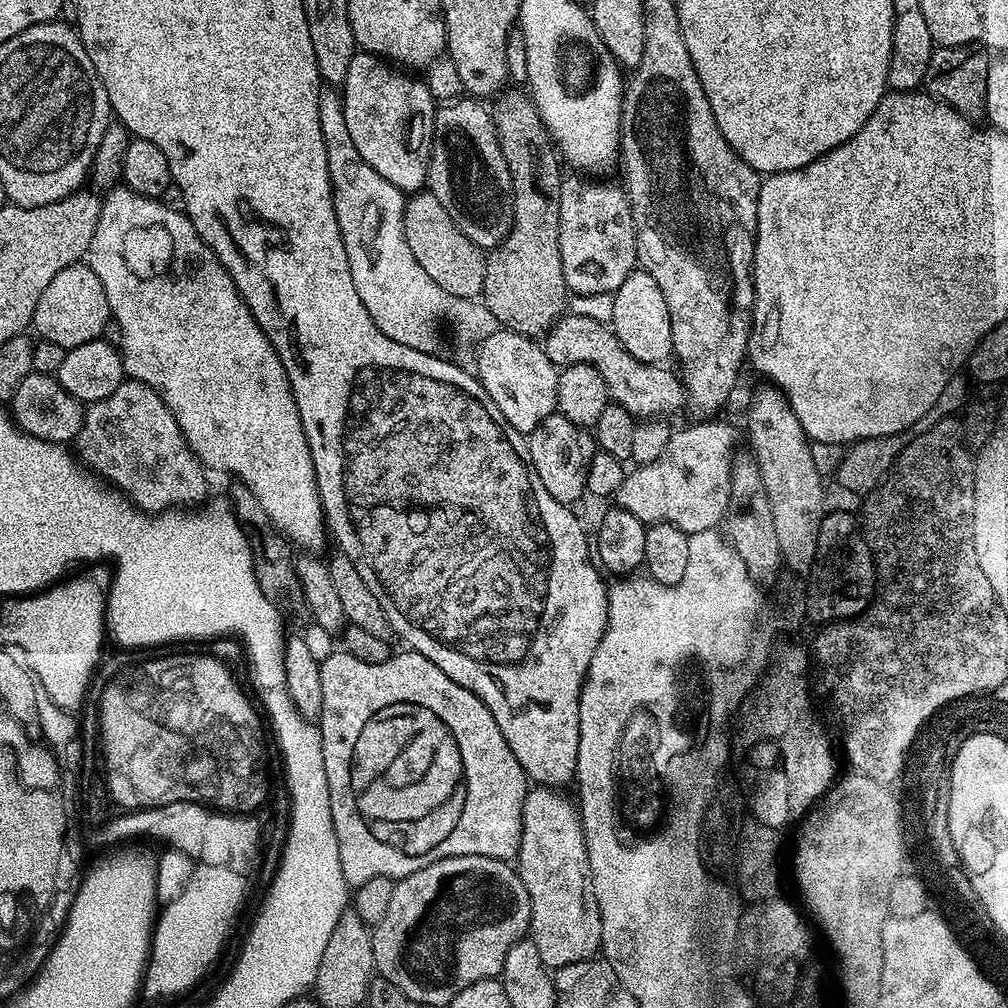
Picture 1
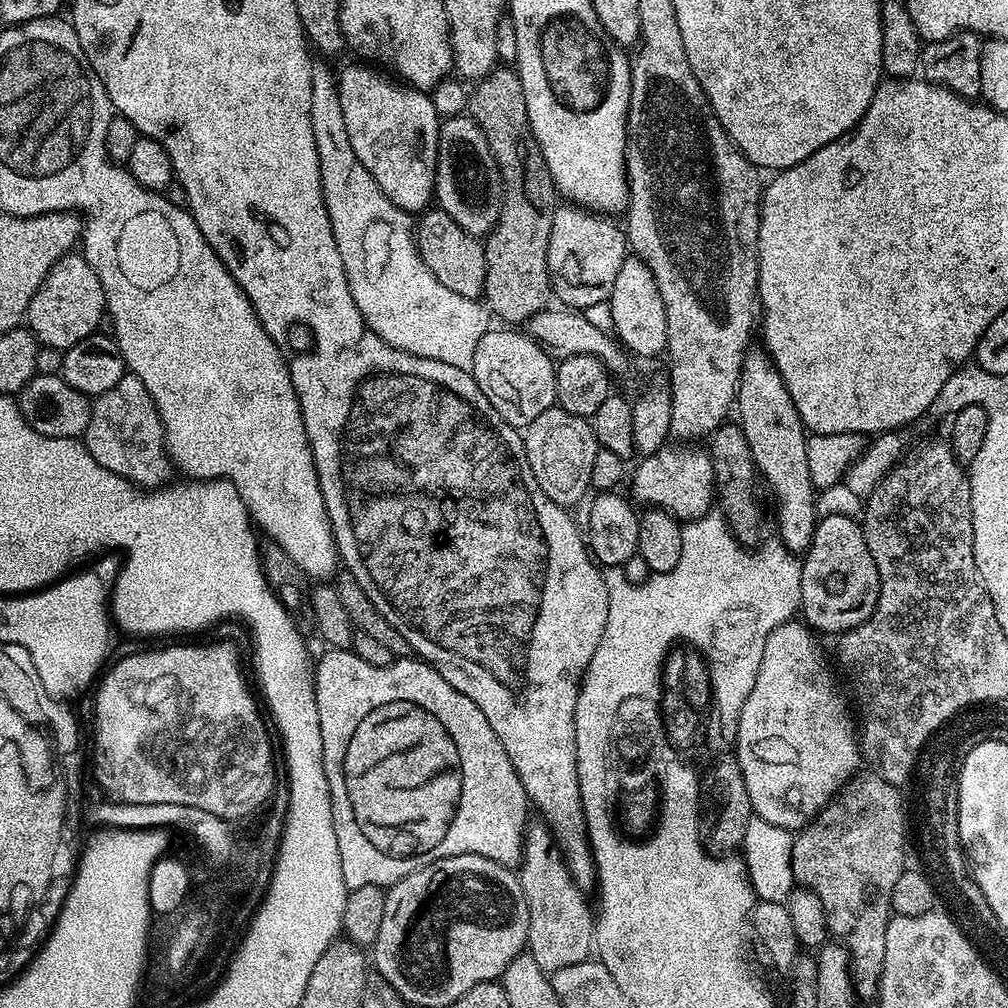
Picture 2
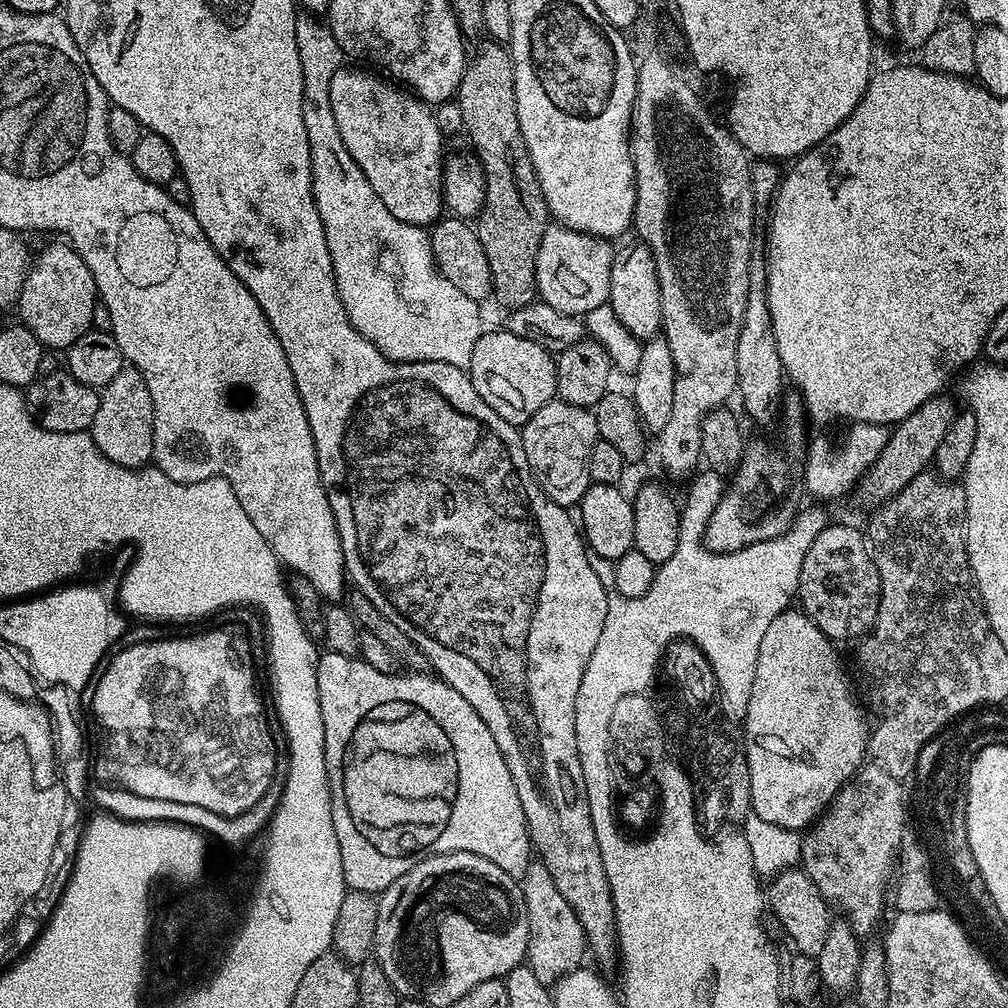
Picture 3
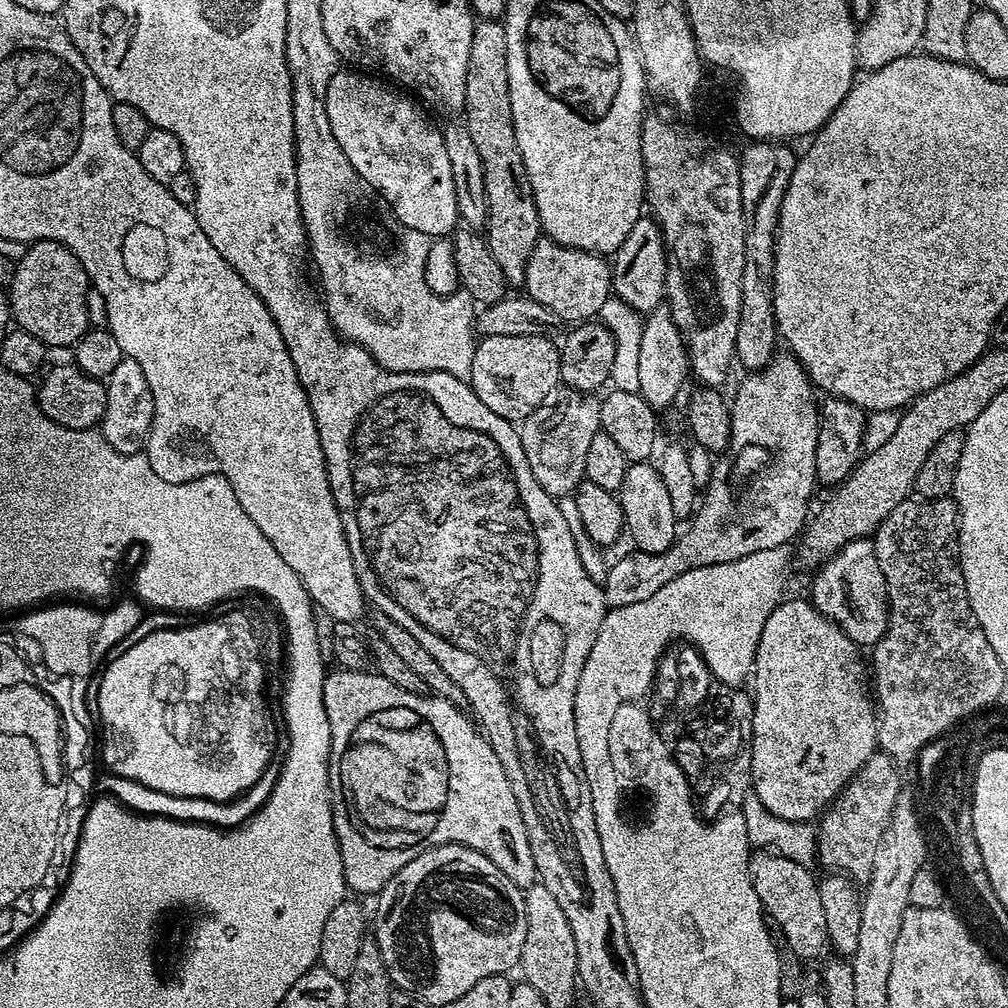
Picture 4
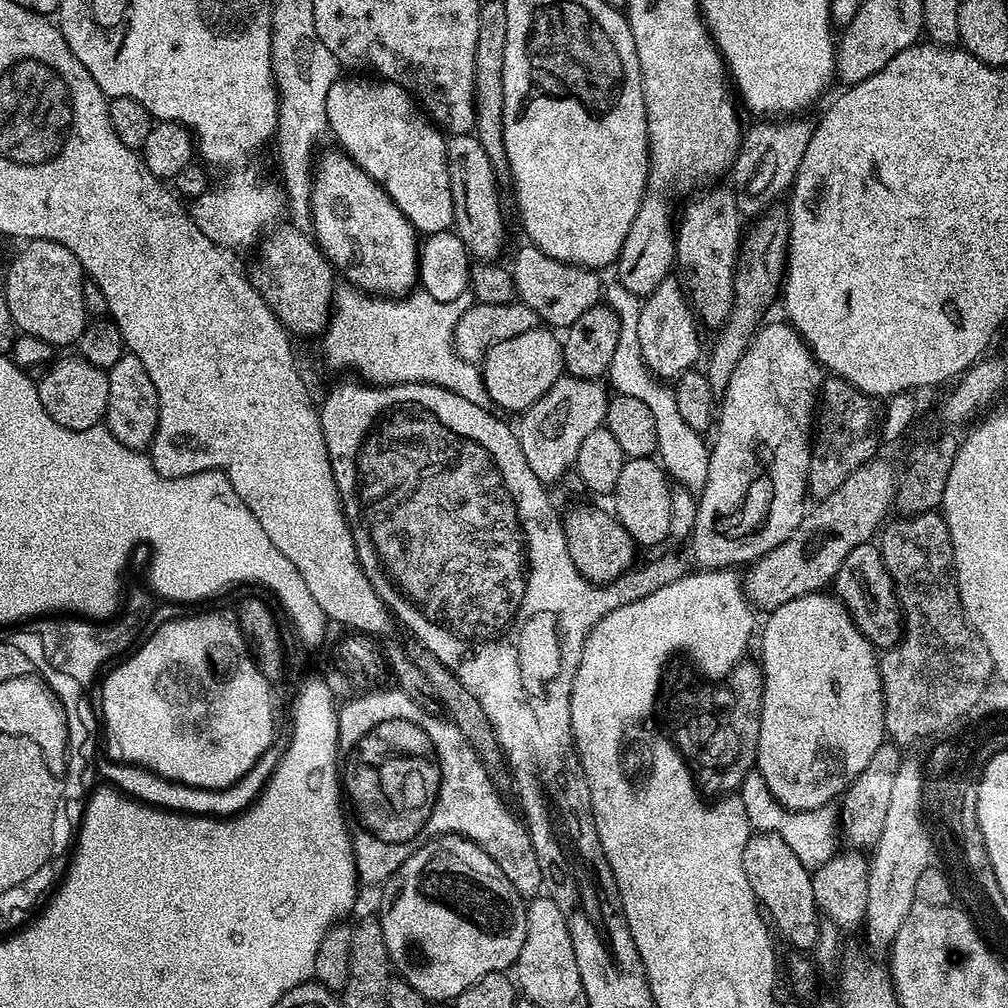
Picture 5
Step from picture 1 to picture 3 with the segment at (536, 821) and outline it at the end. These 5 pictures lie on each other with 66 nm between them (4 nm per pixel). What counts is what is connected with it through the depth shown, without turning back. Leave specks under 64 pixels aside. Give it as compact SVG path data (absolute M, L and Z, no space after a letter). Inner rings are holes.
M533 862L530 865L528 873L522 877L522 887L528 915L526 967L534 970L543 984L552 986L585 963L586 941L582 922L578 922L578 914L570 910L570 902L562 898L550 870L546 870L543 862Z

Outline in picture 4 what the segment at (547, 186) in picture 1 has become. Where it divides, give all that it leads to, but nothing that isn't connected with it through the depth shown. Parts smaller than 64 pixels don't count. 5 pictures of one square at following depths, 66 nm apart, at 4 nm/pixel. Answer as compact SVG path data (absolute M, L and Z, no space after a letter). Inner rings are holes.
M476 20L474 38L470 38L470 66L466 66L466 102L462 123L470 130L470 139L482 158L484 193L488 203L486 239L494 262L502 270L509 286L523 285L530 250L542 239L542 229L534 194L514 138L510 114L510 78L506 74L506 30L500 20Z

